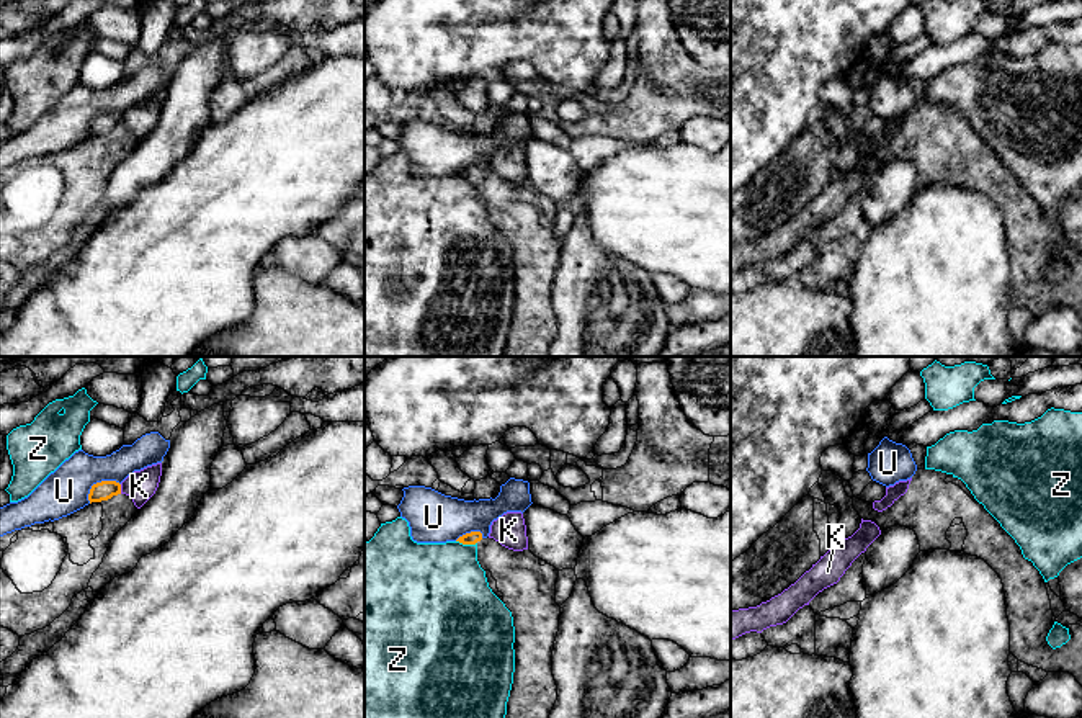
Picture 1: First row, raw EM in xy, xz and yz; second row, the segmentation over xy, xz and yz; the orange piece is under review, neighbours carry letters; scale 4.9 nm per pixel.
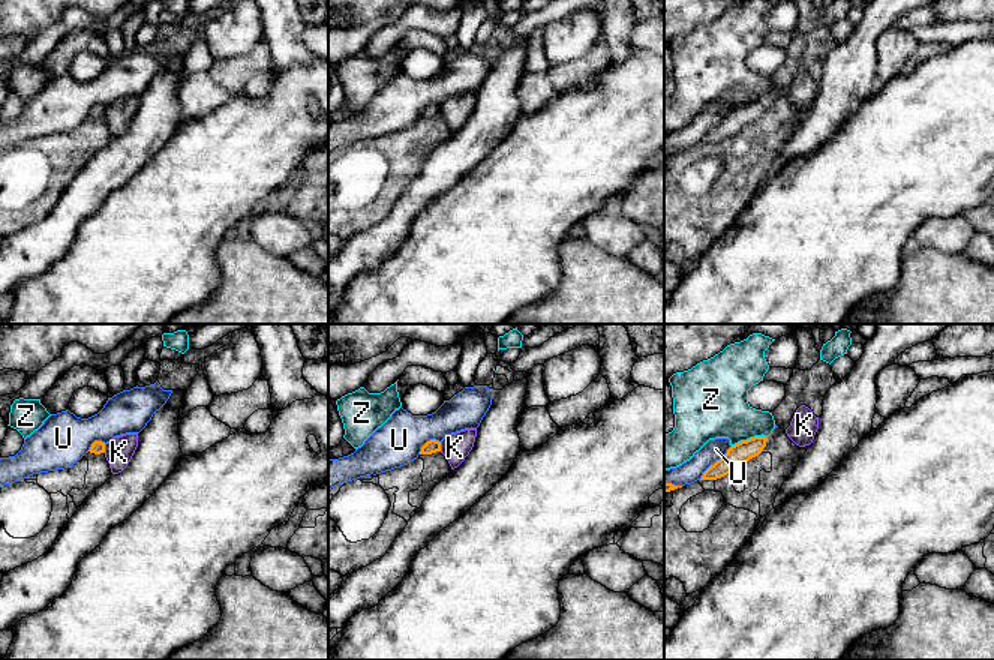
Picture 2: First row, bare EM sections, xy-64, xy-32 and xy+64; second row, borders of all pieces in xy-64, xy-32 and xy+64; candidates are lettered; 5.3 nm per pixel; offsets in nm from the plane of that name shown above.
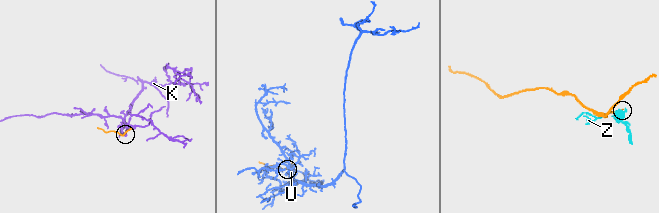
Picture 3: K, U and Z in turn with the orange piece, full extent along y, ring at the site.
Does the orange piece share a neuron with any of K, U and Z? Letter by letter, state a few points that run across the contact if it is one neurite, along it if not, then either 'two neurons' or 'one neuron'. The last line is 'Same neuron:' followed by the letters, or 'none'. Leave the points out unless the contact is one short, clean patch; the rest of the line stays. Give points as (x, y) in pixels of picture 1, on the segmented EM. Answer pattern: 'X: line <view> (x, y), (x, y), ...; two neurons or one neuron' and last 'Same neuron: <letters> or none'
K: line xy (120, 484), (121, 493); two neurons
U: two neurons
Z: two neurons
Same neuron: none

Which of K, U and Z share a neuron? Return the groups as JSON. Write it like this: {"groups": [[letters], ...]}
{"groups": [["K"], ["U"], ["Z"]]}

